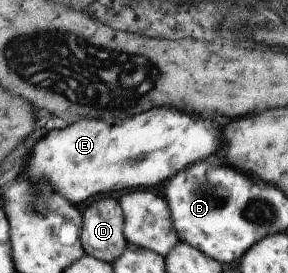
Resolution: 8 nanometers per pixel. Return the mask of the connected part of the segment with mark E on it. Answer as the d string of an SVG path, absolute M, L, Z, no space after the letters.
M159 107L113 125L97 119L83 119L65 129L52 129L31 148L25 171L31 181L49 183L57 195L71 203L75 201L73 205L77 206L95 195L155 187L187 165L213 155L219 143L217 123Z

